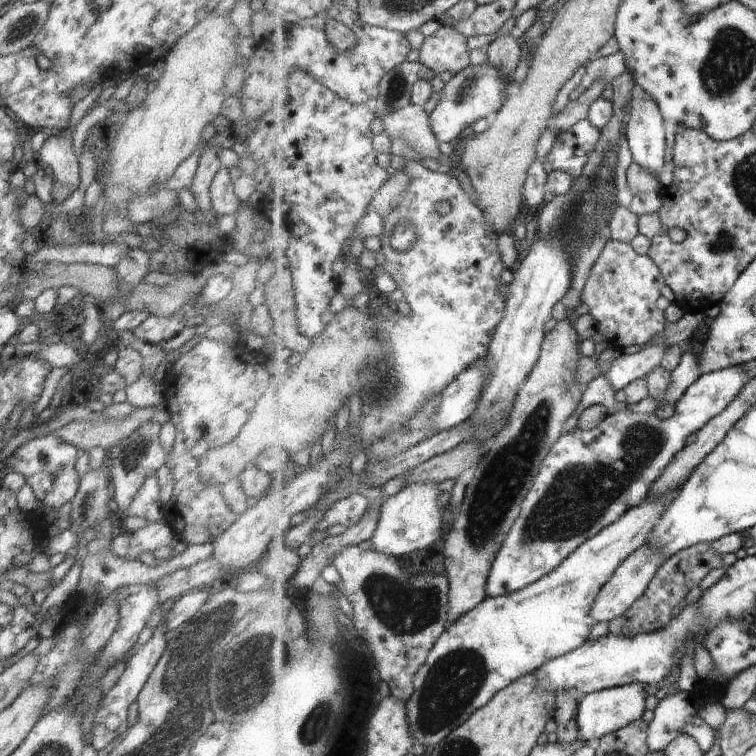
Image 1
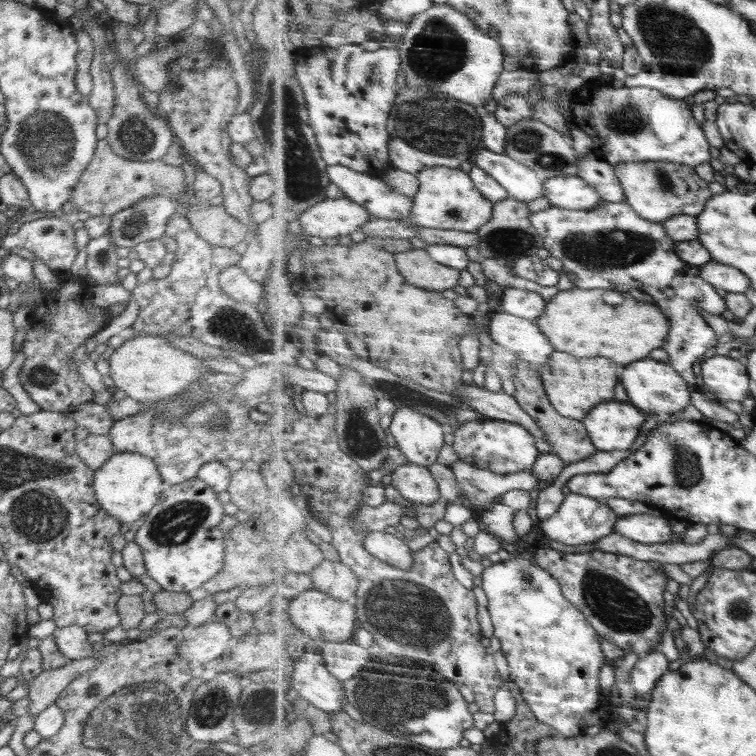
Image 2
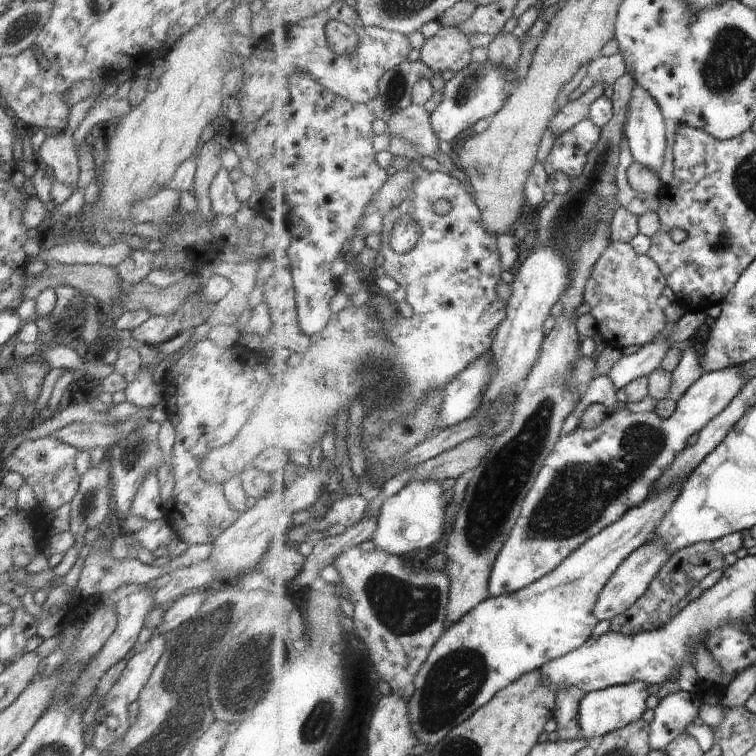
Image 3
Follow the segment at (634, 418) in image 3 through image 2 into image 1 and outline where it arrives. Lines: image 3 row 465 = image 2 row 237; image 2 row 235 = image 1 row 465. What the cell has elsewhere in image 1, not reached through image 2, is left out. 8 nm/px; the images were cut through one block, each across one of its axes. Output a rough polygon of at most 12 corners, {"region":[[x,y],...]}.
{"region":[[703,374],[675,413],[612,414],[544,460],[488,580],[526,589],[651,498],[742,394]]}

